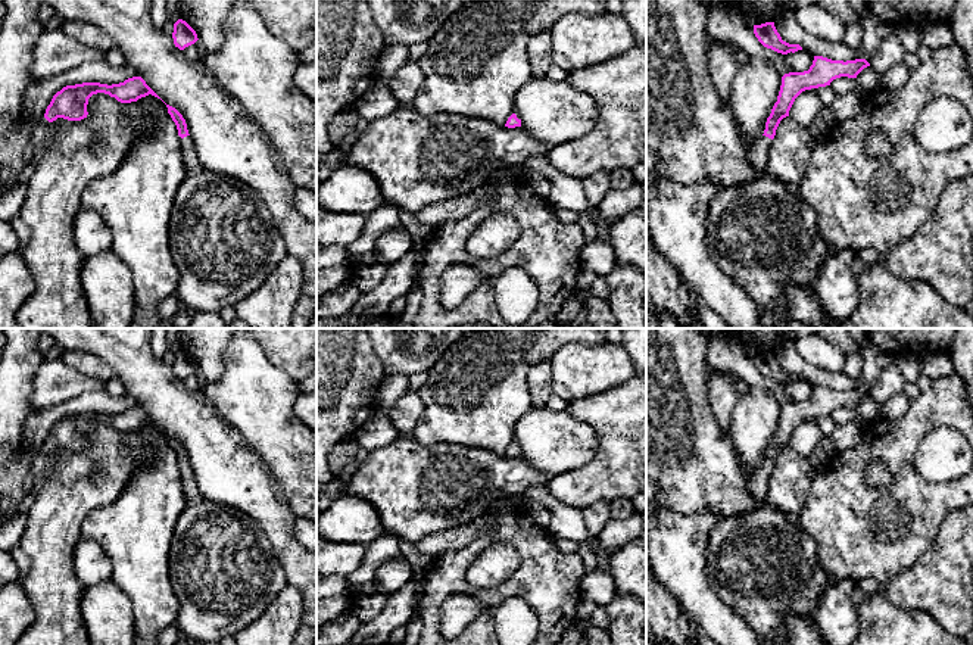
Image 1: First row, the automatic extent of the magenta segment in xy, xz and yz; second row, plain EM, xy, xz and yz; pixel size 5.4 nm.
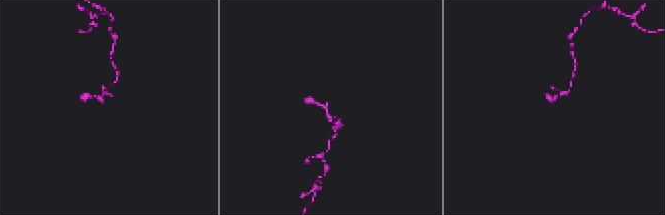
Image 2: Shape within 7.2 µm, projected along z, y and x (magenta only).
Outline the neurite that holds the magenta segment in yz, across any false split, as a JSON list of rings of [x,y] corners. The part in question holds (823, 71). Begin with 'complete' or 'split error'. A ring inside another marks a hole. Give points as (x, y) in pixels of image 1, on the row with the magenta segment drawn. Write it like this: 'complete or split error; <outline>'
split error; [[[814,56],[813,65],[804,72],[789,72],[782,77],[782,85],[770,116],[765,122],[763,137],[752,146],[748,161],[752,166],[767,171],[768,147],[776,135],[780,121],[789,116],[795,99],[805,90],[830,85],[841,77],[857,78],[857,75],[870,66],[866,59],[832,60],[823,56]]]

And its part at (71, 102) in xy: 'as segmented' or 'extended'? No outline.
as segmented

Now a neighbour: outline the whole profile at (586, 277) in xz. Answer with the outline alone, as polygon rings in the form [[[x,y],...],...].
[[[581,268],[576,280],[577,290],[579,292],[589,290],[596,277],[598,277],[596,272],[587,268]]]

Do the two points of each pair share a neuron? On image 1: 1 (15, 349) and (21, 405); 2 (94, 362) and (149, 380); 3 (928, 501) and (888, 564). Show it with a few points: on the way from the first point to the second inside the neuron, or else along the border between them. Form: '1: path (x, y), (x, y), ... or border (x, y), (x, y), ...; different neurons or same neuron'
1: path (15, 362), (15, 392); same neuron
2: border (81, 349), (99, 357), (114, 374); different neurons
3: path (914, 517), (888, 548); same neuron

